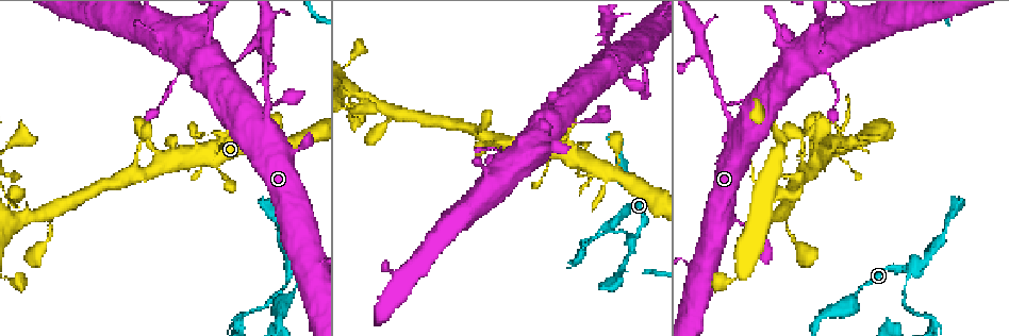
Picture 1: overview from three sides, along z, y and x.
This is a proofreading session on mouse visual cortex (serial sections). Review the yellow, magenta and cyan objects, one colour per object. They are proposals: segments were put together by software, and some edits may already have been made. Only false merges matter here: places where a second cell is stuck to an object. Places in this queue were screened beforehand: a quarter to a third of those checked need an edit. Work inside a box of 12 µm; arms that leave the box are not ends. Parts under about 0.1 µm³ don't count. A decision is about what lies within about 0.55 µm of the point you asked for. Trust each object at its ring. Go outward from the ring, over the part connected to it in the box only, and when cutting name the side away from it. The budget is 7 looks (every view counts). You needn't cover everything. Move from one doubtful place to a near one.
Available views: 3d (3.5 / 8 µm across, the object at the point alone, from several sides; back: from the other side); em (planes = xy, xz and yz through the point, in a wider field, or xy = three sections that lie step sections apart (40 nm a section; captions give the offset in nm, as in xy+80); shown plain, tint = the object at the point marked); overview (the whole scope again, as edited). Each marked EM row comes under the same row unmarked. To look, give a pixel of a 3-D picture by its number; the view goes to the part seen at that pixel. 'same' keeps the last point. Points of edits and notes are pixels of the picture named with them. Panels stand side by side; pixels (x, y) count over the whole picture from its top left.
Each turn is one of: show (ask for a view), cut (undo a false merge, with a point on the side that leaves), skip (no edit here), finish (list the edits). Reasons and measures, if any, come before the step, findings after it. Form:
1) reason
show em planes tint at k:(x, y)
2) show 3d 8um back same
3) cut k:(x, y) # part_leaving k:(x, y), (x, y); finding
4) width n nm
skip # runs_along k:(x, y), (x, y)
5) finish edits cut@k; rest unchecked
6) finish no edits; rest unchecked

sharp bend
show 3d 3.5um back at 1:(272, 104)

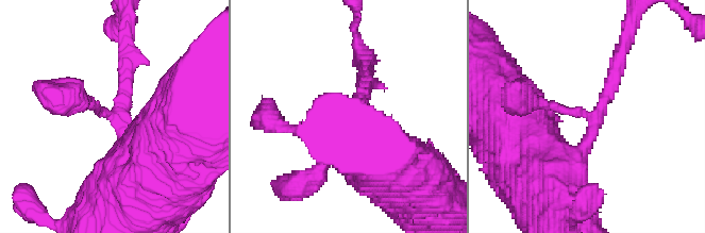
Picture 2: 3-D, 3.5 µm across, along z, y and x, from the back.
skip # runs_along 2:(133, 195), (123, 126), (81, 103); continuous, no second cell

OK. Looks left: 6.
a narrow waist
show 3d 3.5um at 1:(635, 238)

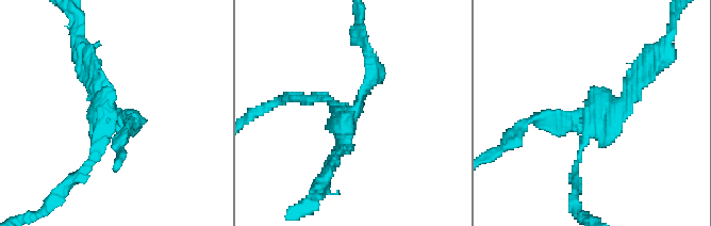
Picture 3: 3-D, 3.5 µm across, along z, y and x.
shape alone is not enough
show em xy step 2 tint at 3:(350, 111)

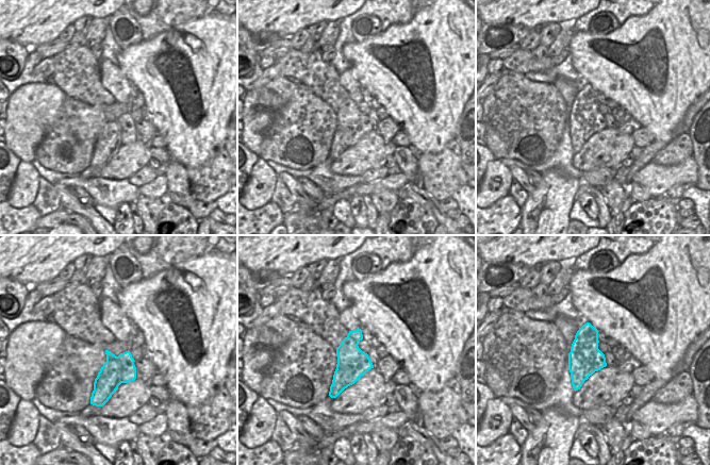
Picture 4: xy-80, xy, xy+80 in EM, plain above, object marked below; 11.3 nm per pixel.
skip # runs_along 3:(129, 120), (103, 124), (77, 176); one cell here

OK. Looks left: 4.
sharp bend
show 3d 3.5um at 1:(237, 321)

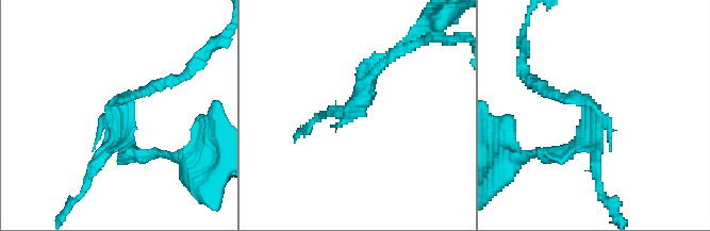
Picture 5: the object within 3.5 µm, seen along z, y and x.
shape alone is not enough
show em xy step 1 tint at 5:(123, 110)

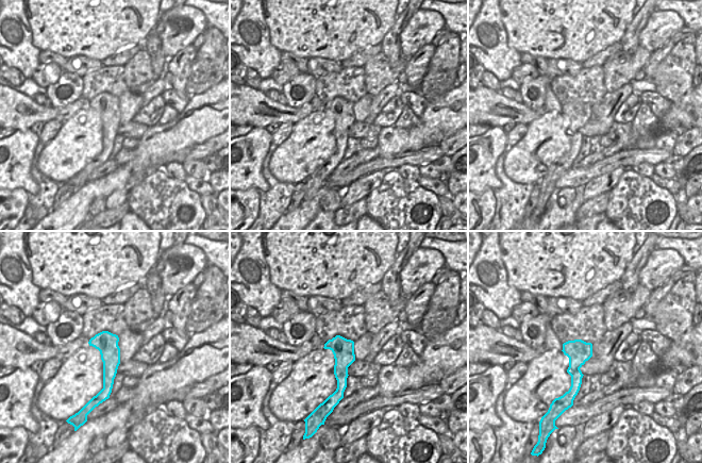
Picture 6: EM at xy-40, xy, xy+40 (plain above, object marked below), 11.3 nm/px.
skip # runs_along 5:(150, 85), (120, 99), (137, 154); one cell here

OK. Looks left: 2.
finish no edits; rest unchecked

